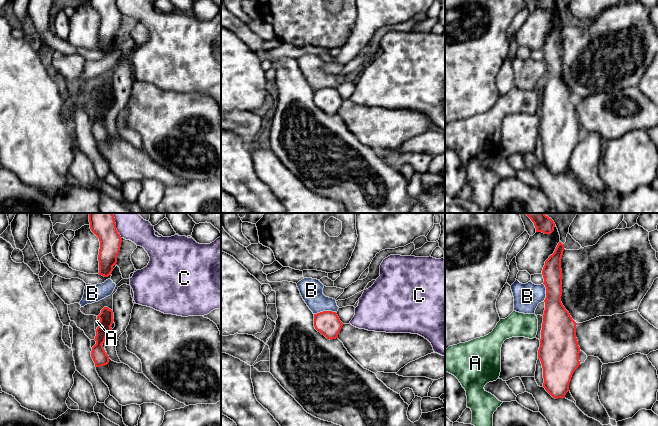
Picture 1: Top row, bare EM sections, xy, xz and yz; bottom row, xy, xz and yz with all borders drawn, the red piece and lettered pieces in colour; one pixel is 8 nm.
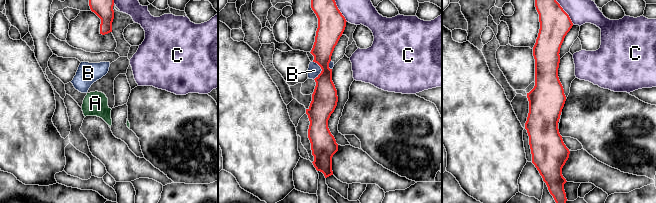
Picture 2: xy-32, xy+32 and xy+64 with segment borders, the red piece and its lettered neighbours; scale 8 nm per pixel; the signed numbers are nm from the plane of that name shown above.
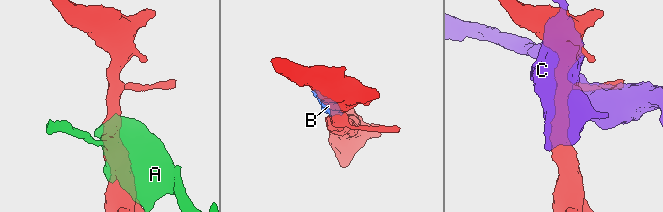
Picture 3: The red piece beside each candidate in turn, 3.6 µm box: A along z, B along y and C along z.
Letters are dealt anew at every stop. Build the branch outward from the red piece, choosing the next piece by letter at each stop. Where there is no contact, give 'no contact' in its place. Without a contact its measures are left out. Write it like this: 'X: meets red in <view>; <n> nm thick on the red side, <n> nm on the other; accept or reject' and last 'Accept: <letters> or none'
A: meets red in xy; 120 nm thick on the red side, 30 nm on the other; reject
B: meets red in xz; 190 nm thick on the red side, 190 nm on the other; reject
C: meets red in xy; 180 nm thick on the red side, 180 nm on the other; reject
Accept: none

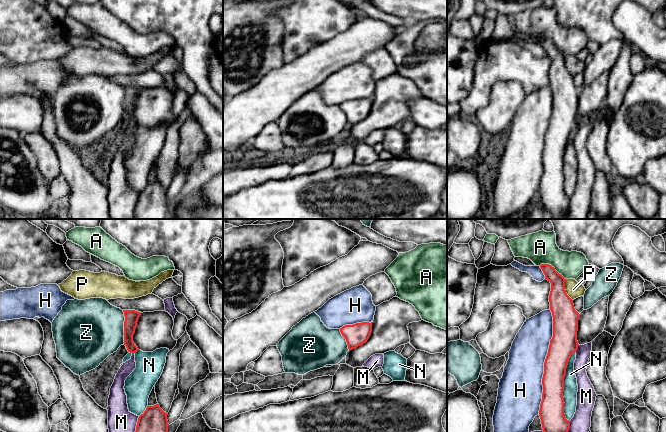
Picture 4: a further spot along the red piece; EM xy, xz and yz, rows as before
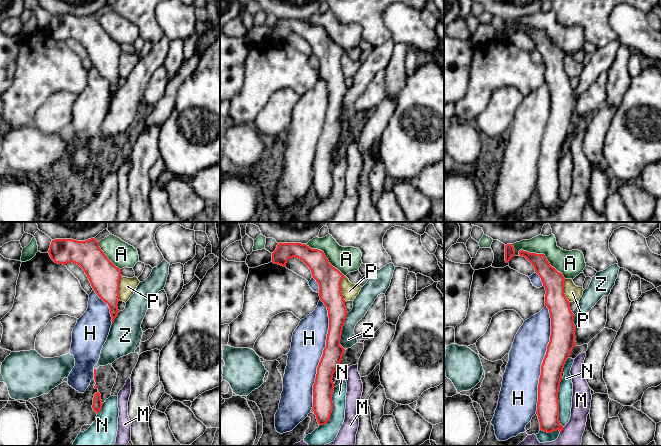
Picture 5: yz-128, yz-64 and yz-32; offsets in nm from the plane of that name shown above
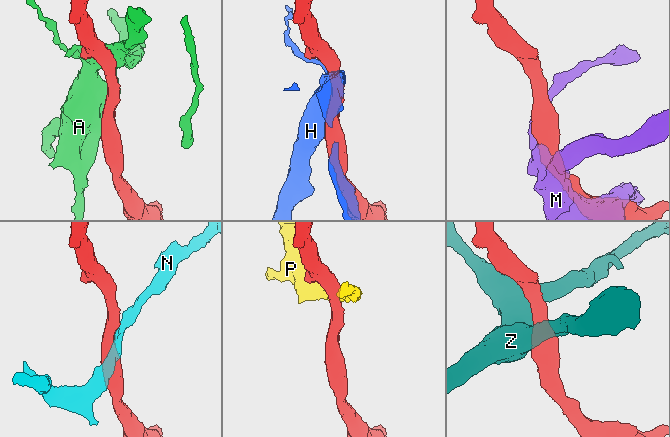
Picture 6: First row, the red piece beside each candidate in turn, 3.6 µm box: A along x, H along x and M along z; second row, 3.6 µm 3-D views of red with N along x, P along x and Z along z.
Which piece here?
A: meets red in yz; 140 nm thick on the red side, 260 nm on the other; reject
H: meets red in yz; 220 nm thick on the red side, 320 nm on the other; reject
M: meets red in yz; 220 nm thick on the red side, 120 nm on the other; reject
N: meets red in yz; 200 nm thick on the red side, 110 nm on the other; reject
P: meets red in yz; 200 nm thick on the red side, 130 nm on the other; reject
Z: meets red in xy; 110 nm thick on the red side, 480 nm on the other; accept
Accept: Z

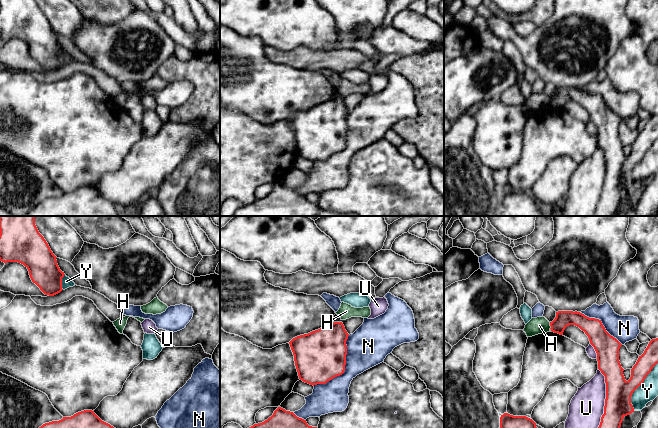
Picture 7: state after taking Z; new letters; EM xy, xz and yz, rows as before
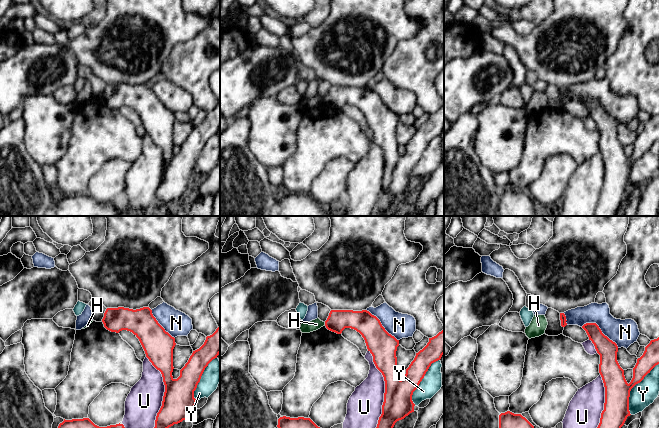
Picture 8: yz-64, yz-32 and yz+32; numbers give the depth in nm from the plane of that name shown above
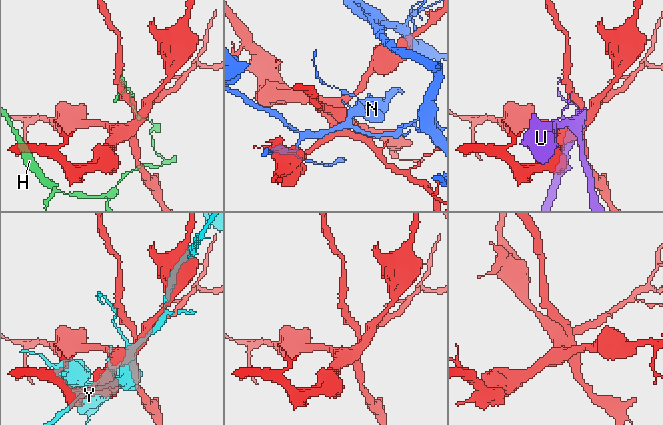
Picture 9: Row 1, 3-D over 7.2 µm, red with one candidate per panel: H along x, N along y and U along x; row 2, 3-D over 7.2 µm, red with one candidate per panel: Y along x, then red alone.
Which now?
H: meets red in yz; 130 nm thick on the red side, 140 nm on the other; reject
N: meets red in xz; 400 nm thick on the red side, 320 nm on the other; reject
U: meets red in yz; 200 nm thick on the red side, 280 nm on the other; reject
Y: meets red in yz; 200 nm thick on the red side, 160 nm on the other; reject
Accept: none

